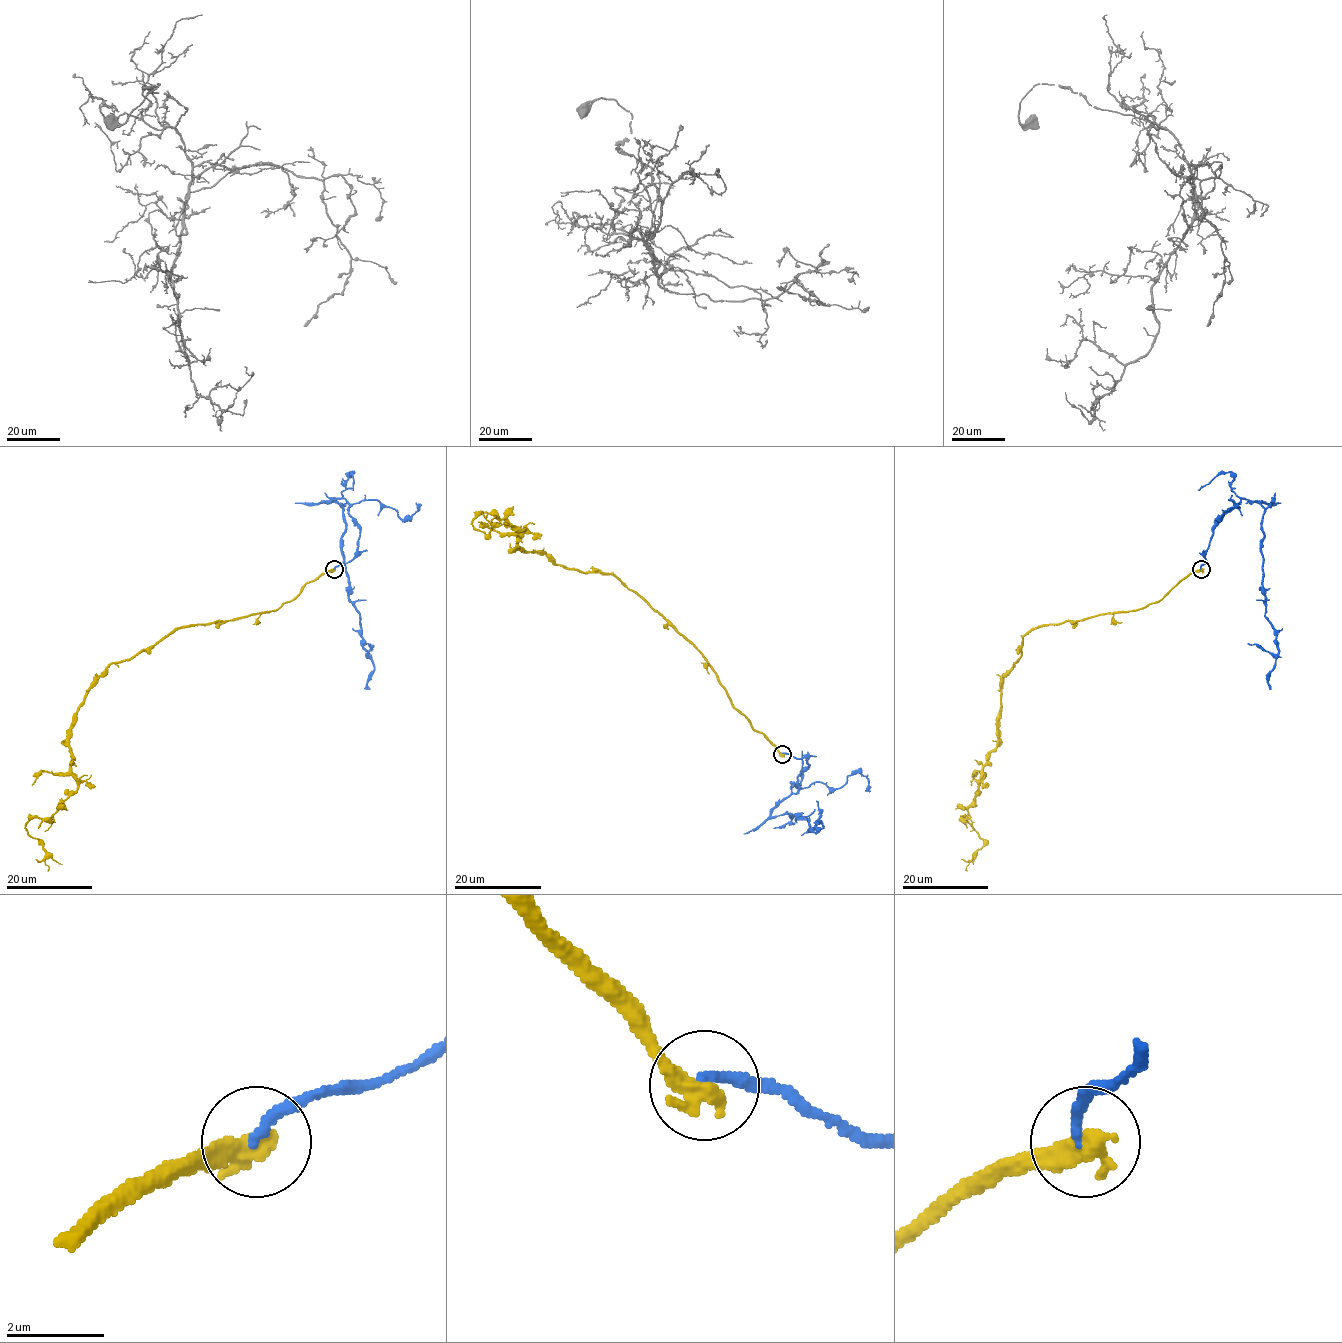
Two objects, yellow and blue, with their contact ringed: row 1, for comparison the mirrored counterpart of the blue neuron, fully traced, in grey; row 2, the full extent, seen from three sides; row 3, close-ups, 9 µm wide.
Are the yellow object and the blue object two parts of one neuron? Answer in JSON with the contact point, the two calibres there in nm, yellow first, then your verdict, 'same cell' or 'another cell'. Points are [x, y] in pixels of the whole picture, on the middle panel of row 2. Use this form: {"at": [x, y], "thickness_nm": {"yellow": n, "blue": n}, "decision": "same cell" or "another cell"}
{"at": [782, 754], "thickness_nm": {"yellow": 500, "blue": 200}, "decision": "another cell"}

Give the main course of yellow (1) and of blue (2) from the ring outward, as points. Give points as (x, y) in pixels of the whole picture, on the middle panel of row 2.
1: (782, 753), (643, 599), (612, 574), (517, 549), (523, 529), (504, 519), (471, 522), (489, 534), (494, 518)
2: (782, 753), (805, 758), (808, 765), (797, 777), (798, 789), (770, 815), (808, 818), (816, 832), (819, 823)

